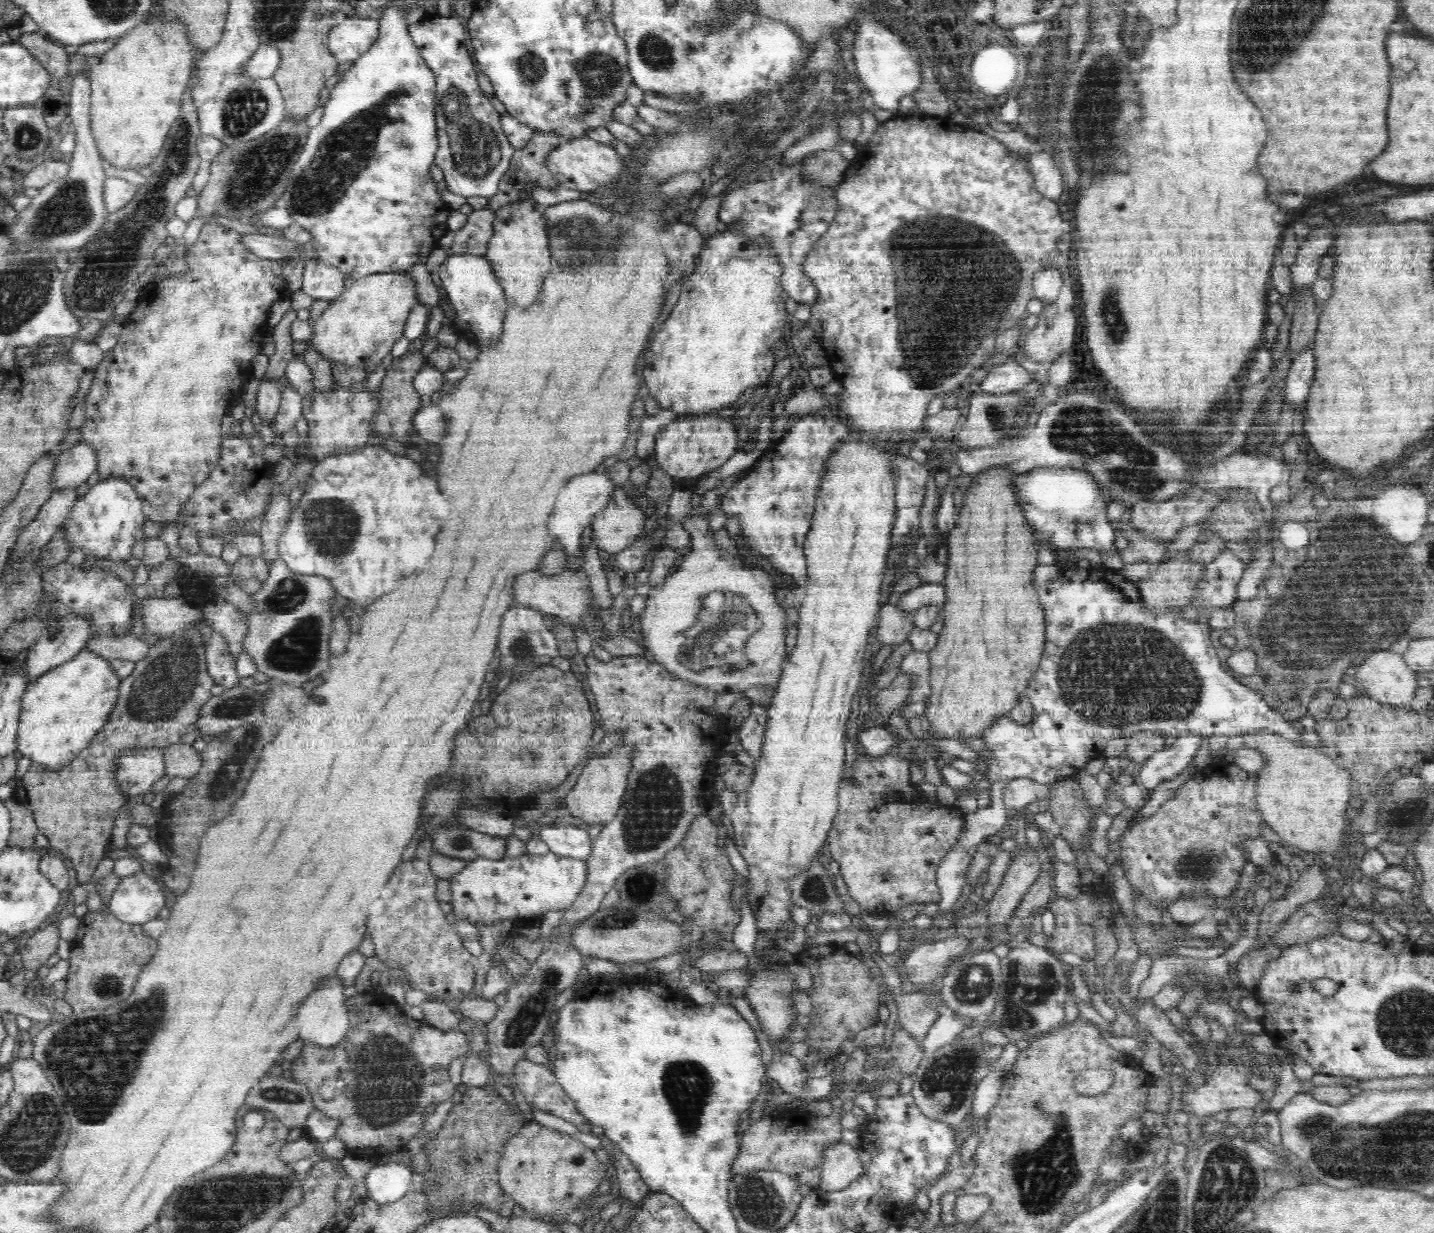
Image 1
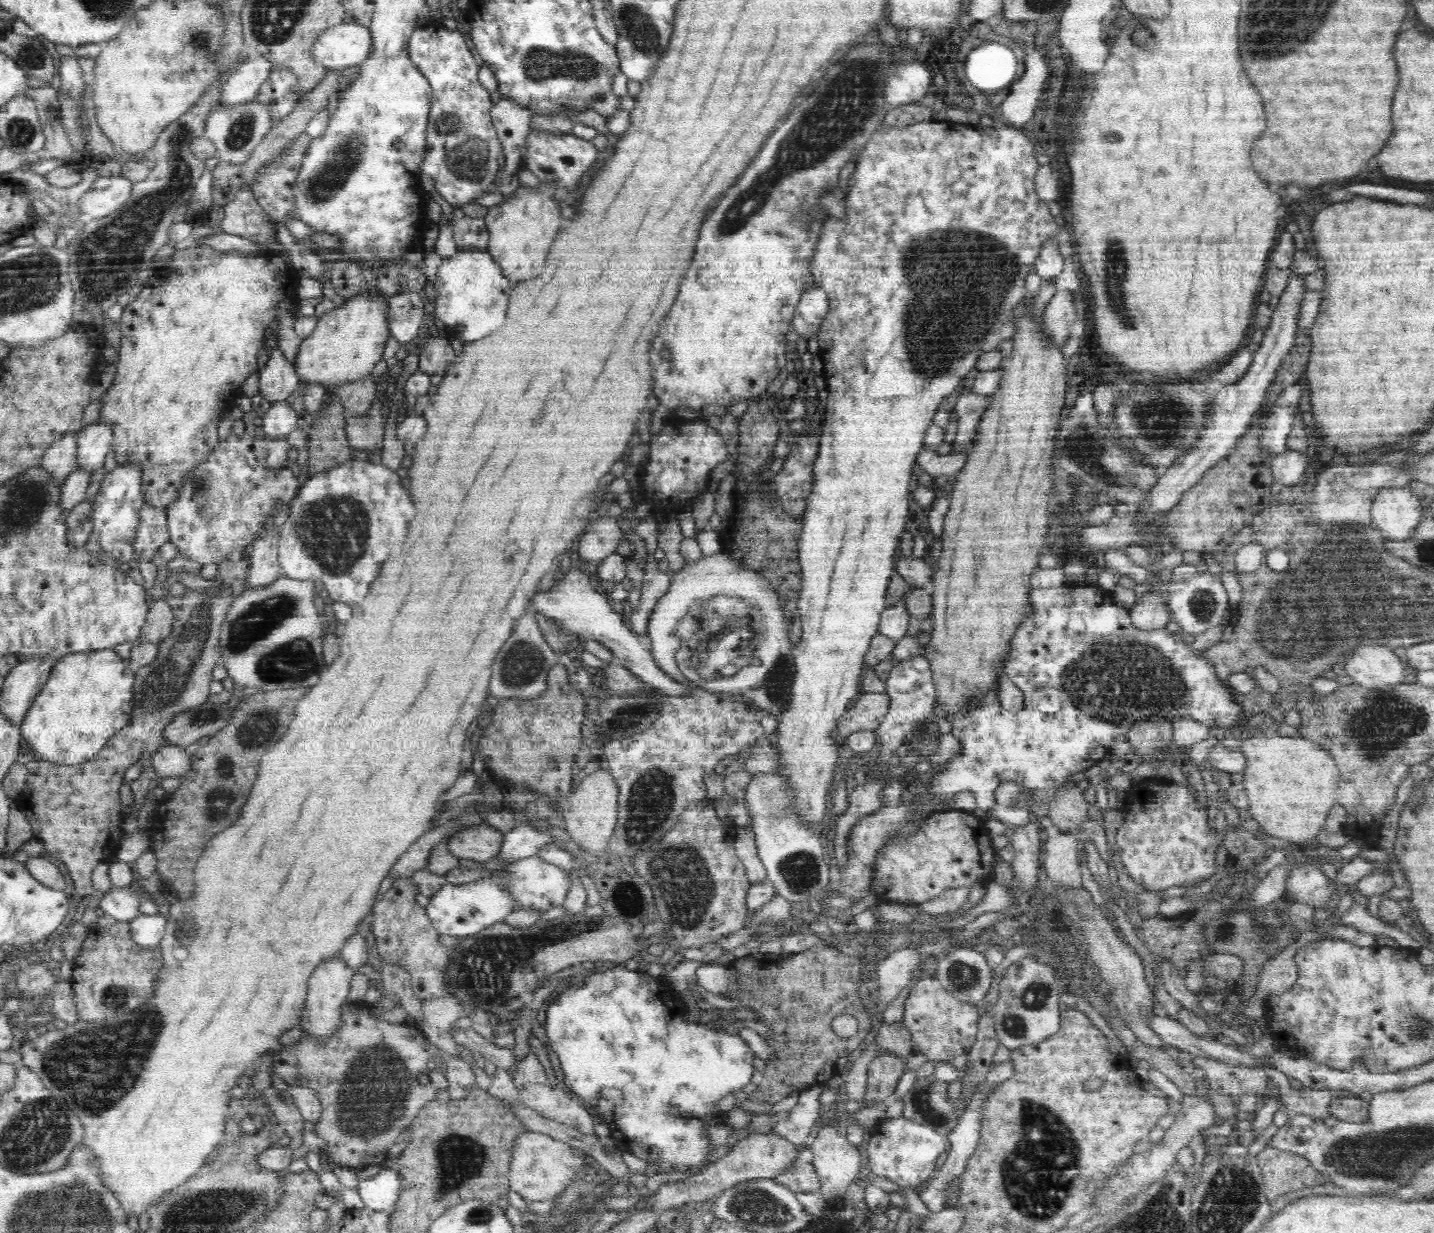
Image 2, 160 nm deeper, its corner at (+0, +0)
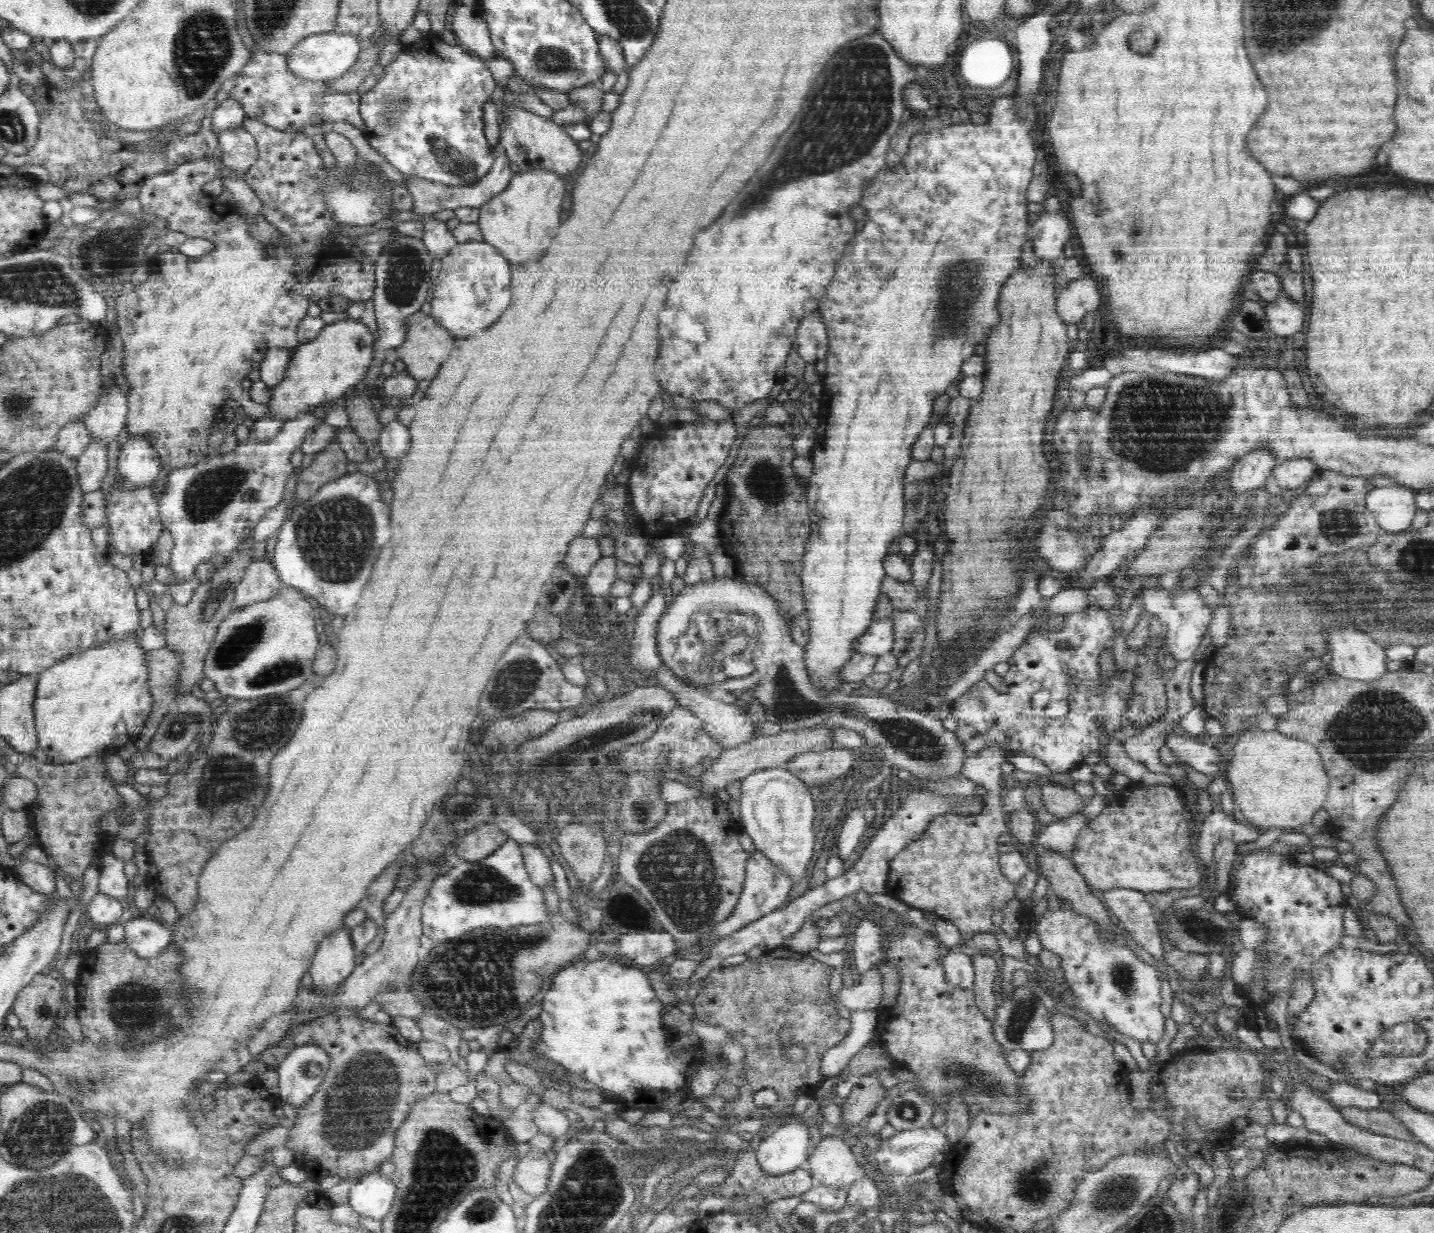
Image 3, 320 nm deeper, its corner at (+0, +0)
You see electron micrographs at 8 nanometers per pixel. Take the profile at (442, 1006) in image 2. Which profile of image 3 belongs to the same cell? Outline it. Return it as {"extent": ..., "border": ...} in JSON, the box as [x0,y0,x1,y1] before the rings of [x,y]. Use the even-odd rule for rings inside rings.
{"extent":[372,986,424,1019],"border":[[[404,986],[396,988],[394,992],[380,993],[372,1002],[378,1003],[386,1014],[394,1017],[407,1017],[410,1019],[417,1018],[424,1014],[424,1007],[420,1006],[414,994]]]}

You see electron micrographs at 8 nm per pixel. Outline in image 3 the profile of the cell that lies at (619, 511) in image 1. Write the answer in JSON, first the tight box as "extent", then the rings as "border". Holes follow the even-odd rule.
{"extent":[563,537,602,578],"border":[[[580,537],[572,540],[563,561],[564,568],[576,578],[586,577],[602,558],[598,540]]]}

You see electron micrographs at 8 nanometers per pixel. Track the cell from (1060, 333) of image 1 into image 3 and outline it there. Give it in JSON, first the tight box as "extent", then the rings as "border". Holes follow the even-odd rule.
{"extent":[1056,277,1103,324],"border":[[[1092,277],[1070,281],[1056,298],[1056,311],[1066,324],[1079,323],[1088,312],[1094,313],[1103,301],[1103,287]]]}

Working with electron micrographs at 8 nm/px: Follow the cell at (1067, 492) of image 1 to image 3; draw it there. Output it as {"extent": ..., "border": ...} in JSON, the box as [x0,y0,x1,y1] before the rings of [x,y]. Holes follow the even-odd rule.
{"extent":[1143,589,1213,663],"border":[[[1175,589],[1172,592],[1161,590],[1144,590],[1143,597],[1144,610],[1150,612],[1155,618],[1167,627],[1165,634],[1165,648],[1169,656],[1172,656],[1177,663],[1189,660],[1198,649],[1204,633],[1209,630],[1209,624],[1213,618],[1210,608],[1200,598],[1200,593],[1191,589],[1182,591]]]}

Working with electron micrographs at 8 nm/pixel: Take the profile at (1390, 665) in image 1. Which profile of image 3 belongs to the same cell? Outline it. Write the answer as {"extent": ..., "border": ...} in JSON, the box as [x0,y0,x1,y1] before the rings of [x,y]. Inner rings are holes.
{"extent":[1326,628,1387,682],"border":[[[1338,628],[1326,634],[1328,651],[1332,655],[1329,672],[1364,682],[1376,682],[1384,675],[1387,650],[1362,631]]]}

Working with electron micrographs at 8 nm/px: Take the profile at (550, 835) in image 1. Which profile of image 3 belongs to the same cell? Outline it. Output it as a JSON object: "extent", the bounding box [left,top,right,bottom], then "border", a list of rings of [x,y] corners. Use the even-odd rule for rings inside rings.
{"extent":[422,838,561,943],"border":[[[508,838],[482,860],[455,860],[454,866],[433,882],[422,907],[422,932],[441,943],[479,928],[508,929],[520,924],[561,922],[559,914],[550,914],[544,902],[542,890],[528,876],[520,842]]]}

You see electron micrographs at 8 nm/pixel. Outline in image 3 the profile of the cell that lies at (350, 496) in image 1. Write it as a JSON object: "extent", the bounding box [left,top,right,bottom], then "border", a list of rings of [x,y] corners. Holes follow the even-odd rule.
{"extent":[274,471,390,616],"border":[[[360,471],[349,475],[348,473],[342,474],[340,477],[334,477],[330,481],[326,481],[324,485],[321,485],[317,489],[317,492],[310,496],[308,500],[302,502],[300,505],[296,505],[296,508],[289,512],[288,518],[285,520],[284,525],[278,530],[278,541],[274,550],[274,566],[276,567],[276,573],[279,575],[280,581],[285,587],[292,586],[294,589],[301,590],[301,592],[308,593],[308,598],[313,603],[316,611],[322,611],[326,616],[346,616],[348,612],[352,612],[354,604],[360,600],[360,592],[362,588],[366,586],[370,574],[372,574],[372,566],[382,550],[382,546],[390,540],[390,508],[380,502],[380,488],[378,484],[370,478],[370,476],[364,476]]]}

